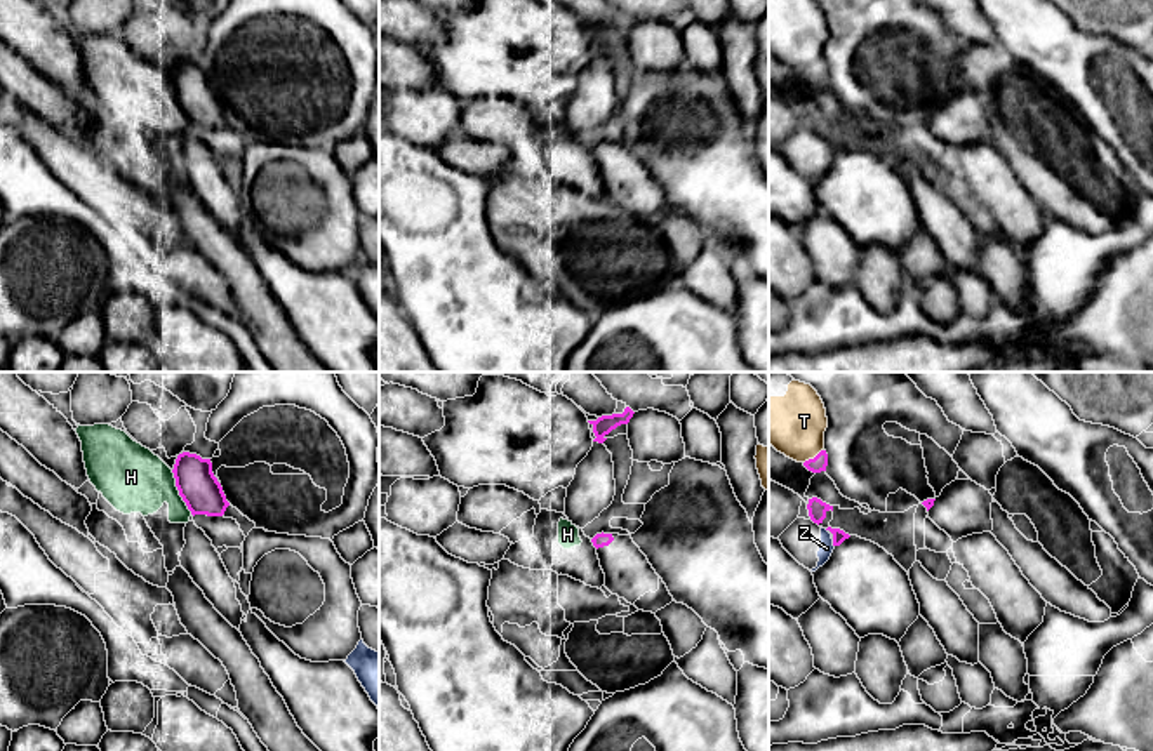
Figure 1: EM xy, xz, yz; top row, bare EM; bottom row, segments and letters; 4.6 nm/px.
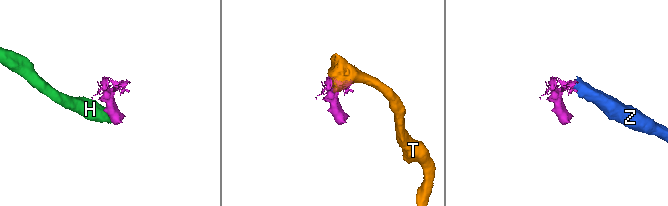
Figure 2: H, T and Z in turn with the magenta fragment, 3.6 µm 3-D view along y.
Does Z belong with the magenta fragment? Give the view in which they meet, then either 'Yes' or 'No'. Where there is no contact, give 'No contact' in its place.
Touches magenta in yz. No

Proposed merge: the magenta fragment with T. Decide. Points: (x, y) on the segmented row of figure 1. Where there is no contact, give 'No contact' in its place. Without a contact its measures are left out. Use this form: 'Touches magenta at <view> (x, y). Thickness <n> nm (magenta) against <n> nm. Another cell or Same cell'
Touches magenta at yz (814, 458). Thickness 70 nm (magenta) against 280 nm. Another cell

